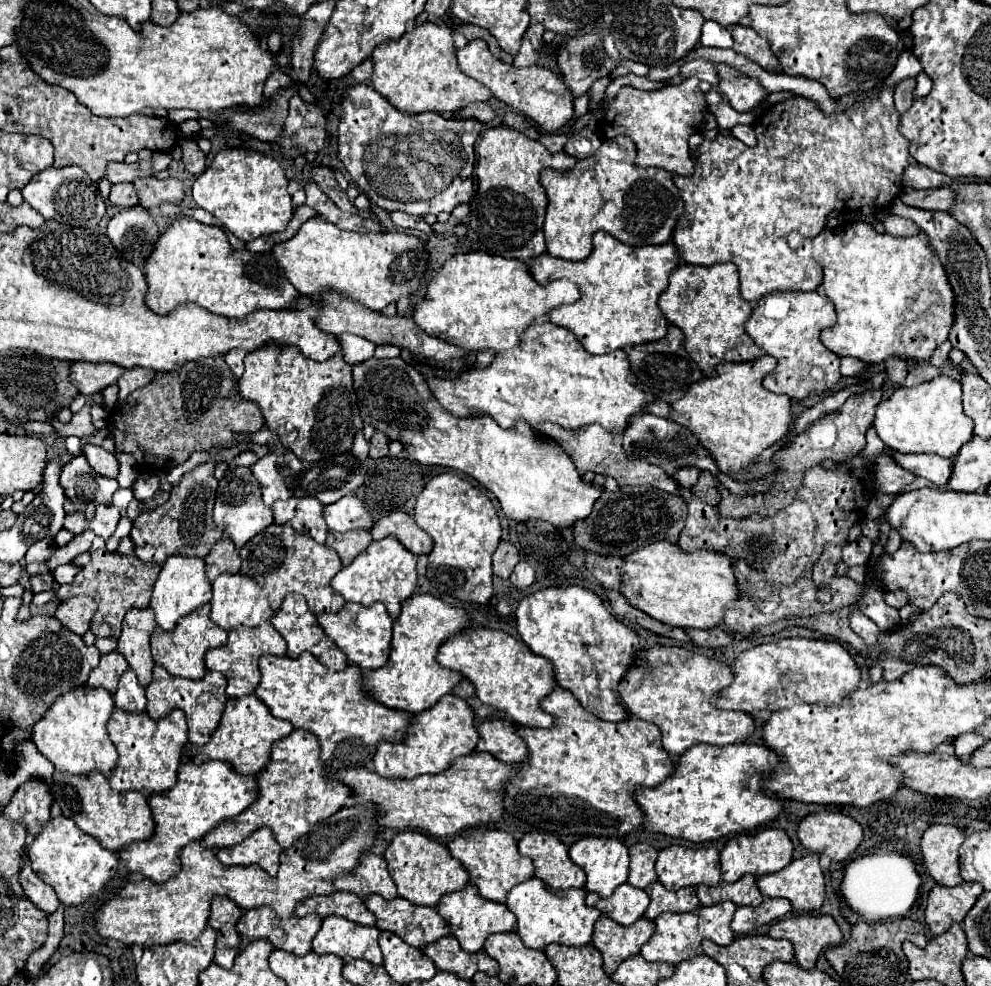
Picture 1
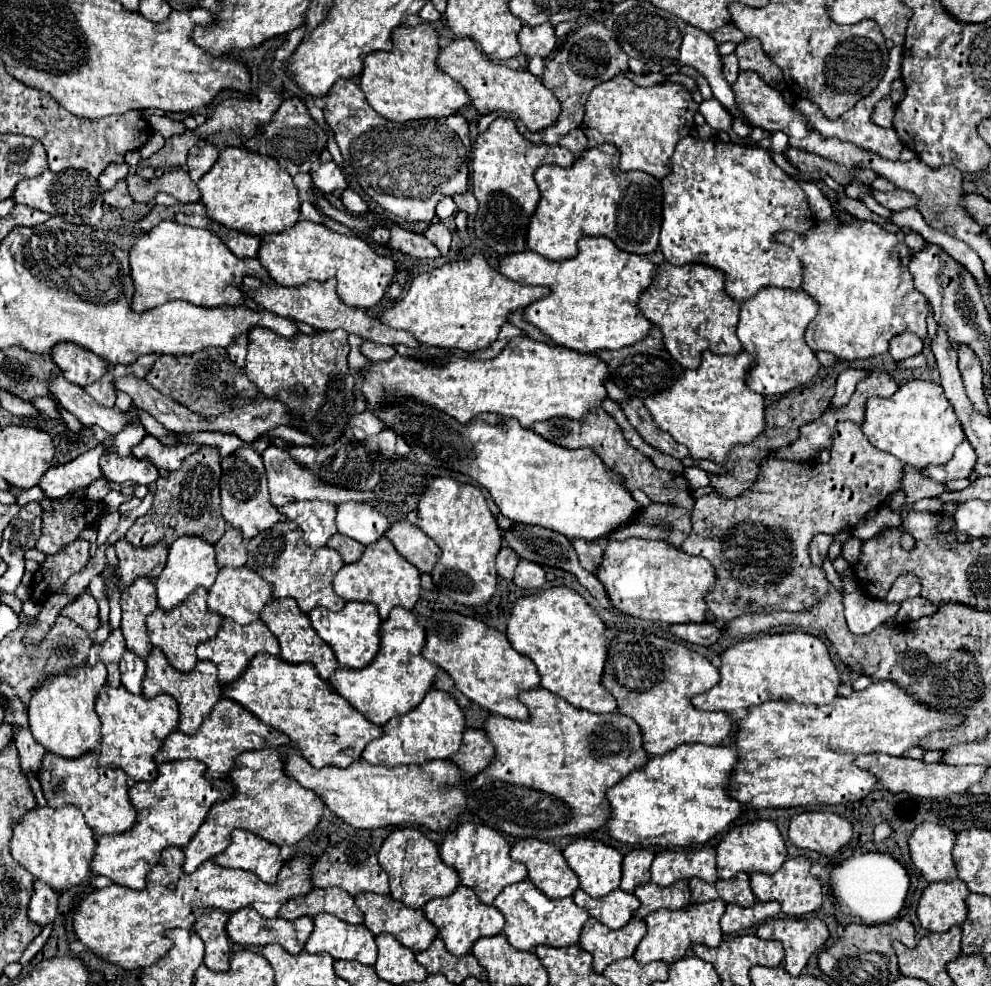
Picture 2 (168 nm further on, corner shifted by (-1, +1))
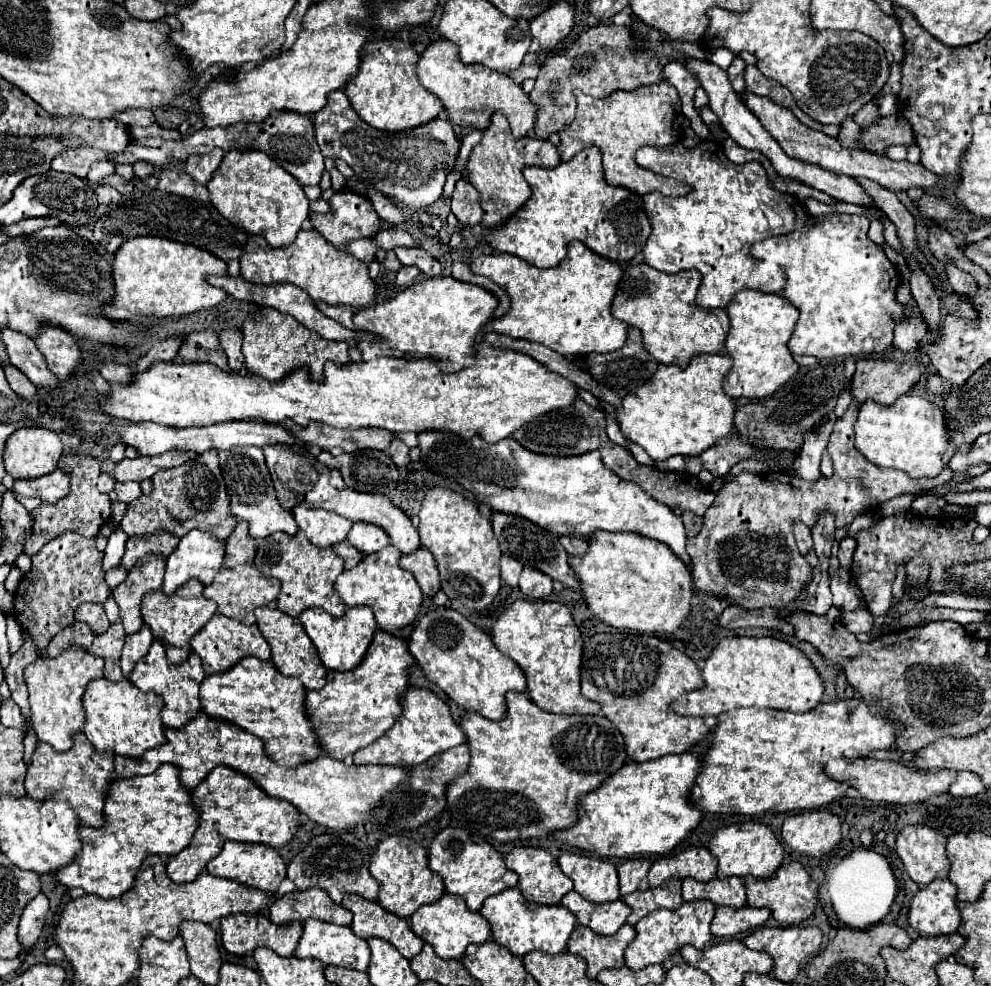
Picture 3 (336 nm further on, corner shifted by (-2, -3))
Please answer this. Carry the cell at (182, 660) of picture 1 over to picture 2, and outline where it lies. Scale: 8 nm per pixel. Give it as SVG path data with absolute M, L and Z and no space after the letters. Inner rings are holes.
M204 588L200 590L194 590L184 602L180 602L180 606L176 610L168 610L168 612L160 612L158 608L146 618L146 626L148 626L148 634L150 634L150 640L154 646L158 646L168 662L180 670L180 672L188 672L196 666L196 646L208 638L212 638L218 628L220 628L220 622L222 618L214 612L208 610L208 604L206 604L206 596L208 592Z

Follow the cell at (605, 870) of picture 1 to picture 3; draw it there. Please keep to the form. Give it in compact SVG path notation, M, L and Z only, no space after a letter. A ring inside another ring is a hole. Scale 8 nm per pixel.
M567 850L559 856L559 866L561 870L575 882L575 890L589 902L601 904L601 902L611 902L619 898L619 878L617 878L617 868L609 860L601 860L595 856L587 856L581 852Z

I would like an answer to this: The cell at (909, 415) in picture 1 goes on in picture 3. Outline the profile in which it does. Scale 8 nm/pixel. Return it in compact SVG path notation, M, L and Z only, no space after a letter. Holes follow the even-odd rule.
M905 394L895 404L883 406L867 400L859 406L855 422L855 448L873 464L881 468L897 468L907 472L911 478L937 476L945 462L943 454L949 446L949 428L941 406L929 402L923 396Z

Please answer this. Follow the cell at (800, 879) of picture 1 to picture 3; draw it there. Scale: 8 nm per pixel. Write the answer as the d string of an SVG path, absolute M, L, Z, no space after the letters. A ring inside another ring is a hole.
M789 862L783 864L771 878L759 880L755 876L745 876L743 878L745 888L747 888L747 904L749 906L765 906L773 912L773 918L781 924L799 924L805 918L809 918L819 902L817 898L817 882L811 880L811 876L805 872L805 868L799 862Z

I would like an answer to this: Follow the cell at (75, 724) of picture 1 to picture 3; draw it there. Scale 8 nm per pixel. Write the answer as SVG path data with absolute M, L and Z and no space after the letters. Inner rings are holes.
M75 648L57 658L41 654L33 664L25 668L25 682L29 686L31 726L39 742L49 742L55 750L65 752L73 746L73 736L85 726L83 694L91 680L103 678L103 658L95 658L89 652Z

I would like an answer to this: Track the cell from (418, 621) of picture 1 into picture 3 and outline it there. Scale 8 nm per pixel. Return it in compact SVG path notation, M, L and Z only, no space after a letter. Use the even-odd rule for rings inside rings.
M377 630L375 638L369 646L369 654L365 654L365 662L357 666L357 670L351 672L329 672L327 684L321 690L309 690L307 692L307 710L309 718L313 718L313 724L317 726L321 744L325 746L325 752L335 756L337 760L343 760L347 754L353 754L357 748L369 746L379 736L383 736L393 722L403 714L401 696L409 688L409 668L415 666L415 658L409 652L409 642L405 638L393 636L385 630Z

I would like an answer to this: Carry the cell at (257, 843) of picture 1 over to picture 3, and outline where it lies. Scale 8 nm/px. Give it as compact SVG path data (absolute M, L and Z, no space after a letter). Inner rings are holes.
M229 840L229 842L225 842L221 854L215 856L207 864L207 872L213 874L213 876L239 880L239 882L243 882L243 884L247 884L251 888L259 888L259 890L275 894L281 880L285 878L285 862L279 856L277 848L269 848L265 844L243 844L243 842Z

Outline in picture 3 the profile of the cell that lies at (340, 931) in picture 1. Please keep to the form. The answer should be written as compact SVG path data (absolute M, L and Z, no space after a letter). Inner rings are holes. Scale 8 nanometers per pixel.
M305 920L305 930L301 936L301 942L295 950L297 958L317 958L325 966L345 966L353 970L367 970L369 960L371 960L371 950L367 940L355 936L355 932L349 926L337 926L337 924L327 924L321 920Z

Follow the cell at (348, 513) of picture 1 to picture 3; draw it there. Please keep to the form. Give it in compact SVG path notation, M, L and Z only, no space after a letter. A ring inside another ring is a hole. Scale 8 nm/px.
M355 522L347 534L347 540L361 550L363 554L373 554L383 550L389 544L389 536L385 530L381 530L375 524L365 524L365 522Z

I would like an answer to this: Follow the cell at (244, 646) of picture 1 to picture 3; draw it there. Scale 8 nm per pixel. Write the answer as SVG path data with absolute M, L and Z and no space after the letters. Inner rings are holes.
M215 614L205 624L205 628L201 628L201 632L193 636L191 648L203 660L203 668L207 674L227 672L245 656L257 656L261 660L271 660L271 648L269 648L267 640L263 638L263 634L259 632L257 626L247 626L247 624L241 624L237 620L225 618L221 614Z

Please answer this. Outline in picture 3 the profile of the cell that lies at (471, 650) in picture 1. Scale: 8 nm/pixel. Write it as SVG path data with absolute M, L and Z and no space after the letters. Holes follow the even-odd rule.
M437 608L427 612L417 622L409 638L409 652L419 662L425 676L435 682L449 698L489 720L505 718L507 692L527 690L525 672L517 666L517 662L501 654L489 634L455 610Z

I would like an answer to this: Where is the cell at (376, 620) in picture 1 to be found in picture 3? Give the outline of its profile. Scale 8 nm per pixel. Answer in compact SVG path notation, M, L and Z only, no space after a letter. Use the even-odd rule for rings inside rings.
M369 606L347 608L347 612L341 618L335 618L321 608L309 608L299 618L303 622L305 632L313 640L323 666L329 668L329 670L337 670L337 672L353 670L363 662L363 658L367 654L367 648L371 646L373 634L377 630L373 610L369 610Z

